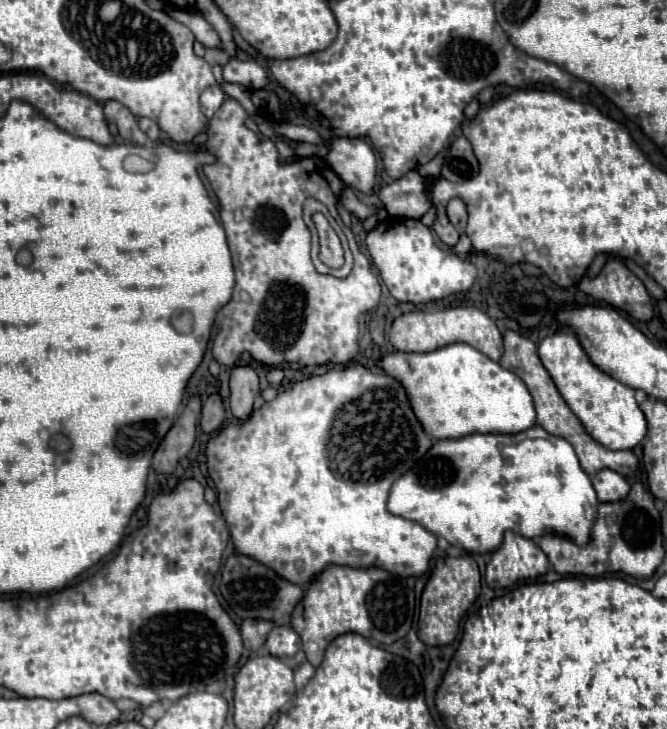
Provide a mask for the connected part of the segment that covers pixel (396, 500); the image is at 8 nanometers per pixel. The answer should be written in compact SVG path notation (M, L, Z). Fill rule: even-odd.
M540 425L526 429L516 437L474 433L462 439L436 441L414 469L410 469L392 485L388 499L390 513L416 521L438 537L444 537L450 545L466 549L470 553L496 551L506 531L524 533L524 537L528 539L556 533L570 537L578 545L588 545L590 531L596 521L596 509L596 491L590 477L580 467L572 445L562 437L550 435Z

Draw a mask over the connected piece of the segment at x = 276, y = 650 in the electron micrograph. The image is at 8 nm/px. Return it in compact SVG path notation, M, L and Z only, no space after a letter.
M274 627L268 633L266 647L274 657L292 657L300 649L300 637L292 627Z

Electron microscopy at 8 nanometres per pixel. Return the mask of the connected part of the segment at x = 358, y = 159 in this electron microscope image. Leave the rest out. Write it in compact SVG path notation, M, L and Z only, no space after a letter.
M338 137L332 141L326 163L340 179L364 195L372 195L376 181L376 155L364 139Z

